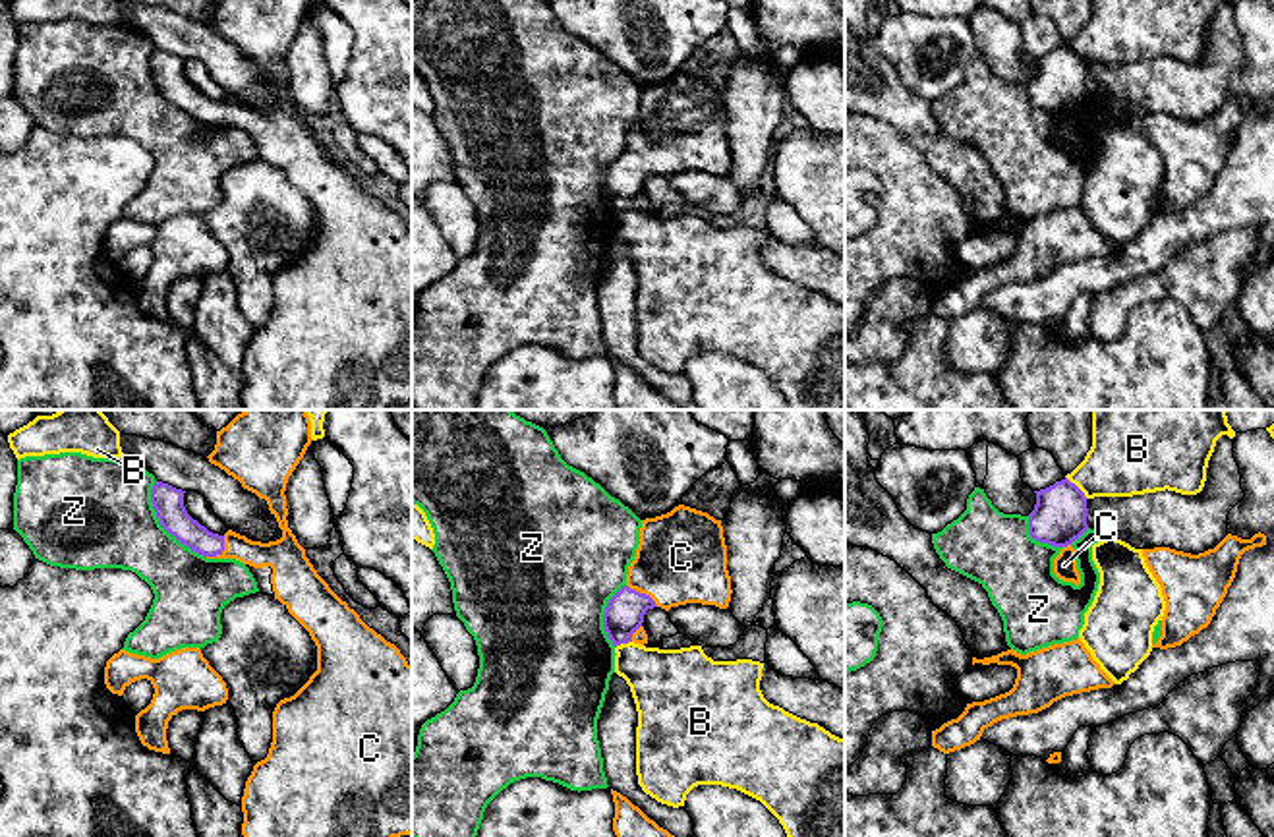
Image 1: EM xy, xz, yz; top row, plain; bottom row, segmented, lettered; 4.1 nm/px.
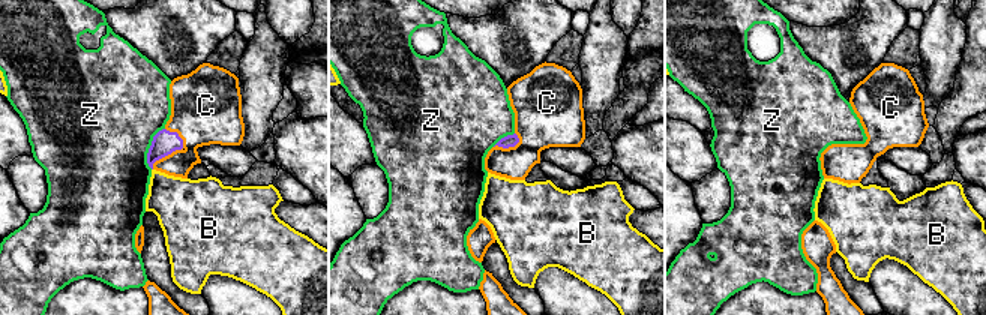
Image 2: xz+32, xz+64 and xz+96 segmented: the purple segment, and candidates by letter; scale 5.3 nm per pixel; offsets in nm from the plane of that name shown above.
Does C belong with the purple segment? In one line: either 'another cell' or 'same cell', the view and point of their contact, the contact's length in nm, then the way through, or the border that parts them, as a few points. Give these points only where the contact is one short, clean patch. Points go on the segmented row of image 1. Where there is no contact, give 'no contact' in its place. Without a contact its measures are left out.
same cell | xy (221, 551) | 120 nm | across xy (173, 517), (194, 536), (221, 551), (281, 555)

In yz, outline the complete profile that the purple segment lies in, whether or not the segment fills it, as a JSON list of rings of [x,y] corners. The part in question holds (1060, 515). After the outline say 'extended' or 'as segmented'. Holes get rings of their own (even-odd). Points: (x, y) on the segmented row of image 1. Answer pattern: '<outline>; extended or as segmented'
[[[1067,477],[1034,493],[1036,505],[1028,514],[1028,534],[1040,543],[1061,549],[1054,559],[1054,574],[1079,586],[1081,574],[1071,543],[1088,530],[1086,497]]]; extended

